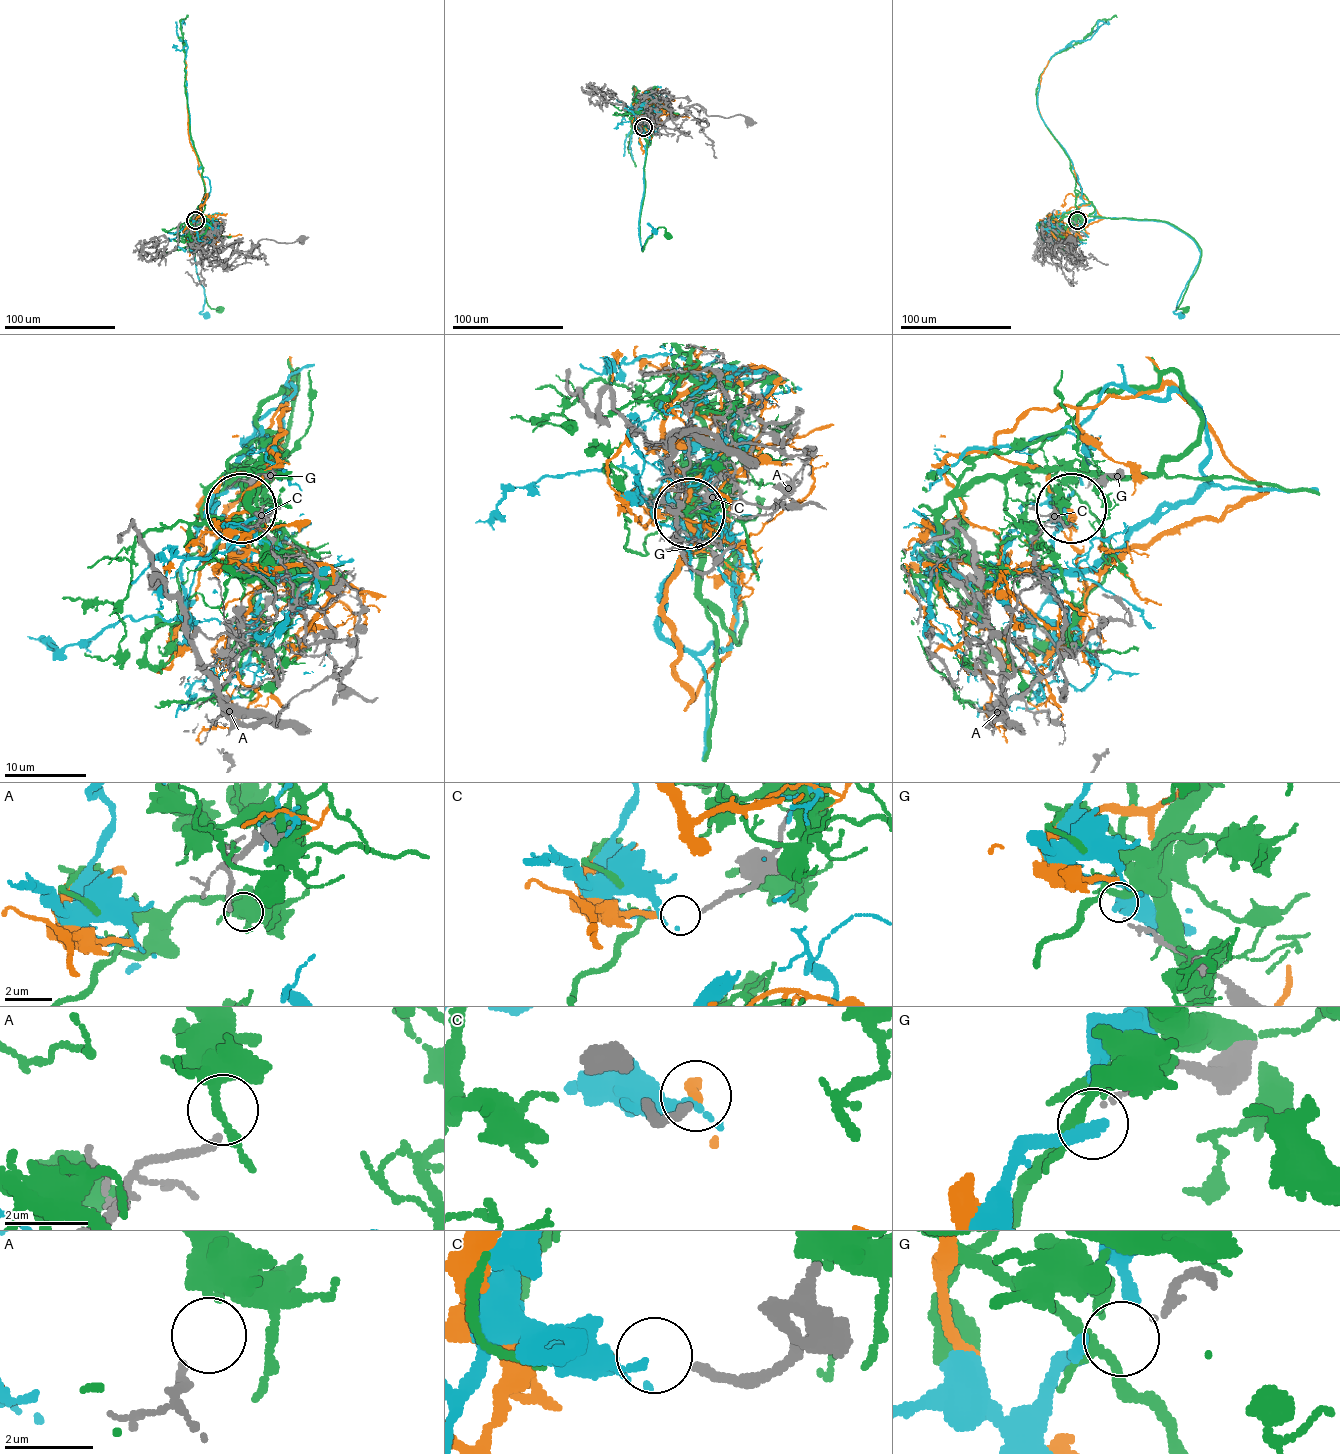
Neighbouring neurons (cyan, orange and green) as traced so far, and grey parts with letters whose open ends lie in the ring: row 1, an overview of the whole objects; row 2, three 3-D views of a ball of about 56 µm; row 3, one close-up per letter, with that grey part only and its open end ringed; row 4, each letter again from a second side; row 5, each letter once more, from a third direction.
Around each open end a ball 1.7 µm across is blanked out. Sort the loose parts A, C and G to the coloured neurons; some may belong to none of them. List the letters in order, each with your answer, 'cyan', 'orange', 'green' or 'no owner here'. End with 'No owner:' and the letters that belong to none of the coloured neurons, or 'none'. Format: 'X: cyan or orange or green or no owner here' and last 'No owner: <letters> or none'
A: no owner here
C: orange
G: no owner here
No owner: A, G

